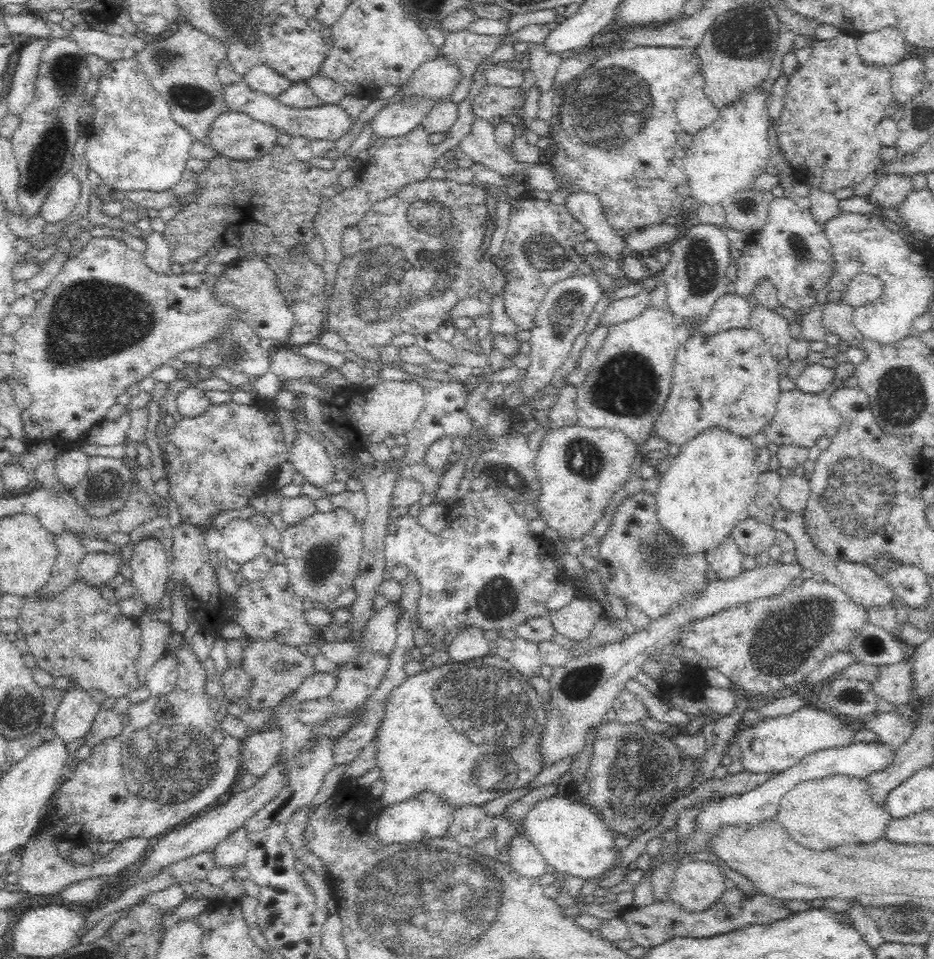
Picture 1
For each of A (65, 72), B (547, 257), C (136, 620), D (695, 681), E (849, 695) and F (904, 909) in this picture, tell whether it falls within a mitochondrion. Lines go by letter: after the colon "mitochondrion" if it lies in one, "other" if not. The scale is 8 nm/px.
A: mitochondrion
B: mitochondrion
C: other
D: other
E: mitochondrion
F: other

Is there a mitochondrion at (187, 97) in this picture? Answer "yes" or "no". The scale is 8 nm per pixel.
yes

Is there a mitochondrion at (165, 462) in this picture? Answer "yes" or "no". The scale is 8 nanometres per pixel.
no

